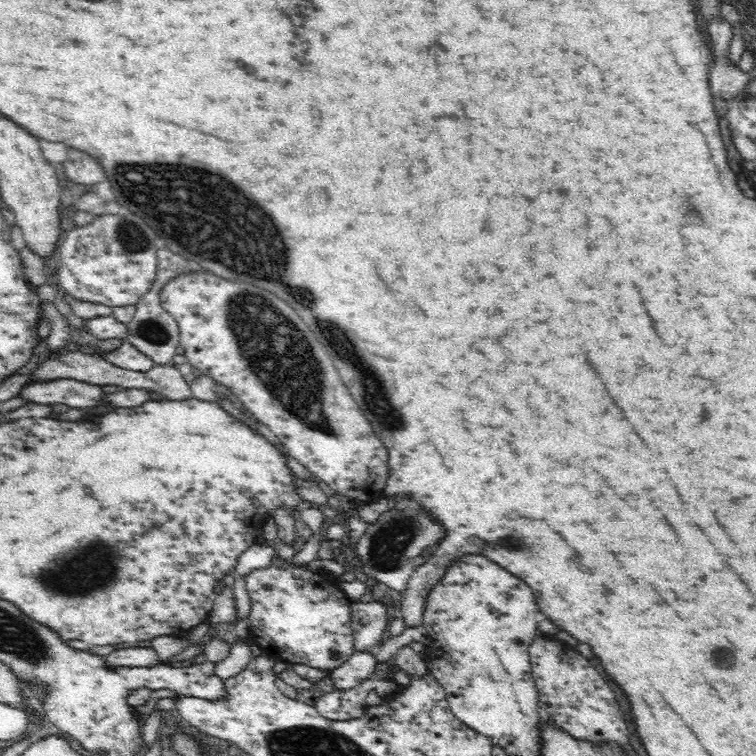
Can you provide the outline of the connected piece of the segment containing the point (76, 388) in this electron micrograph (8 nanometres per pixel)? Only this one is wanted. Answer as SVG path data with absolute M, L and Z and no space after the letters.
M57 379L28 382L20 392L27 404L64 404L68 408L86 409L104 406L106 394L100 385L82 383L75 379Z

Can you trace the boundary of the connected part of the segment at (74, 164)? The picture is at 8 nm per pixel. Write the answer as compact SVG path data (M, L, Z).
M68 148L67 154L68 158L62 166L64 166L66 176L72 182L92 186L107 180L100 164L88 154L84 154L81 150L74 150L74 148Z

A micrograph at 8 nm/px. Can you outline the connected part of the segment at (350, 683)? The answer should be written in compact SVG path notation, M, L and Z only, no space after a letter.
M354 650L346 662L334 670L330 670L334 688L350 690L360 686L364 680L371 678L378 671L378 661L371 652Z

